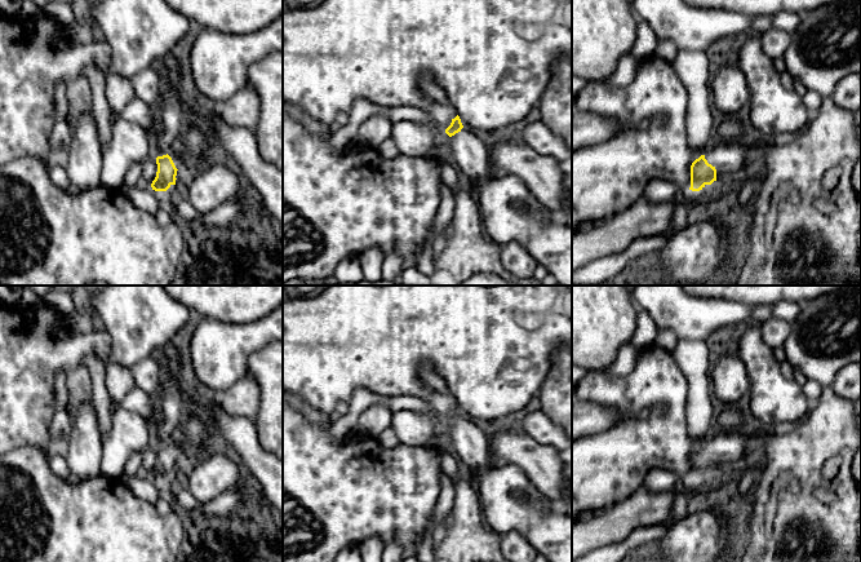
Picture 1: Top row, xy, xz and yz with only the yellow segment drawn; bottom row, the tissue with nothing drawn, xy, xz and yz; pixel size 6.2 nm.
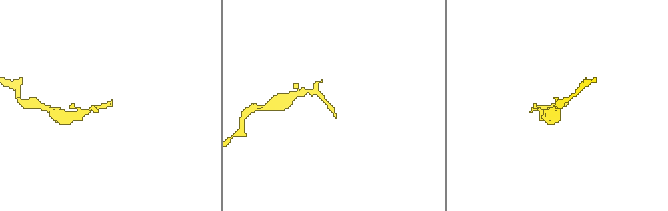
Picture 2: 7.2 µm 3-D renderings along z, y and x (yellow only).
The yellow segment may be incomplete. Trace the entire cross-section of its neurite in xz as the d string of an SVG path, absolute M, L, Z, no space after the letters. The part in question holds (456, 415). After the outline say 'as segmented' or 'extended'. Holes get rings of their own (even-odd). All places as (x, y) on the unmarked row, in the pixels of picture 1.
M458 404L452 408L445 422L449 425L445 434L451 450L460 461L476 473L475 486L487 525L500 535L510 531L519 532L547 562L572 562L572 517L564 514L558 505L546 512L543 509L545 497L519 466L492 465L489 438L469 417L462 415Z | extended

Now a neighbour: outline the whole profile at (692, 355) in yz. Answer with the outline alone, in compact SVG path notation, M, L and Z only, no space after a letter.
M683 340L676 344L673 357L689 385L687 419L691 441L700 446L705 444L713 415L707 345L702 340Z

